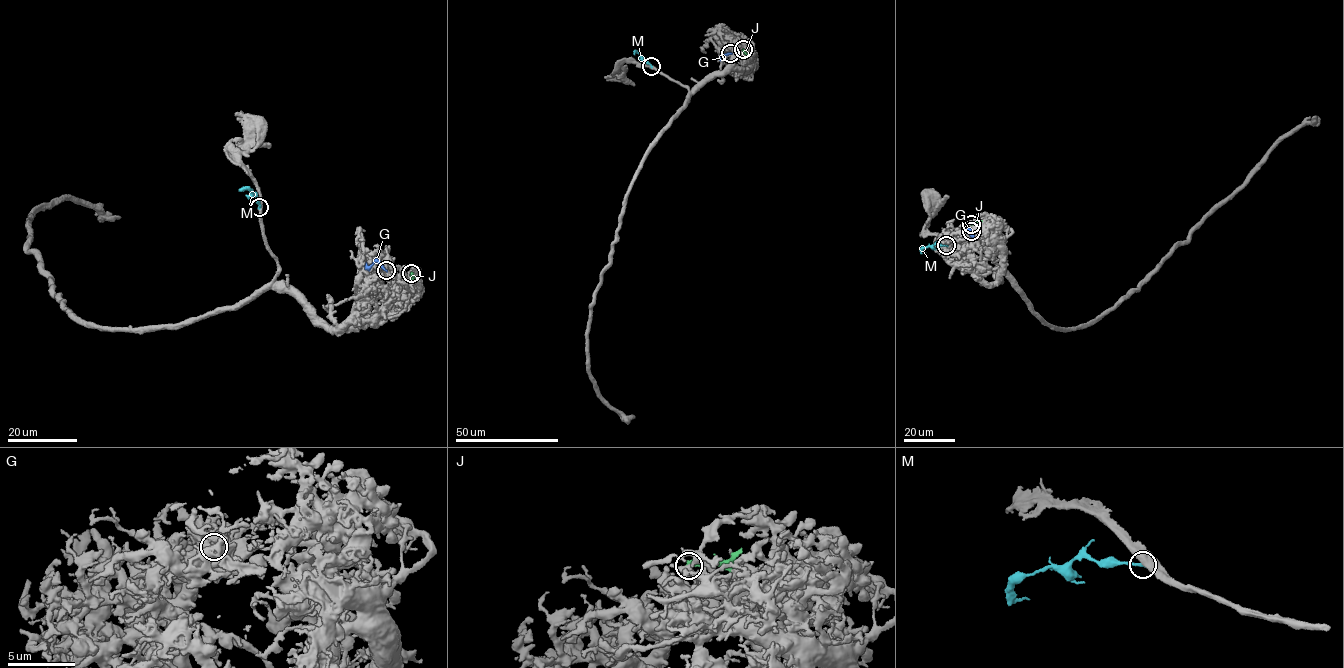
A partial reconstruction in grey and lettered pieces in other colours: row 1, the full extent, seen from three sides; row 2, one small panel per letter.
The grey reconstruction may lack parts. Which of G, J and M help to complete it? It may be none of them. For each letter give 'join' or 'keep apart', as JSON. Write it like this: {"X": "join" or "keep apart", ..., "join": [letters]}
{"G": "keep apart", "J": "keep apart", "M": "keep apart", "join": []}

